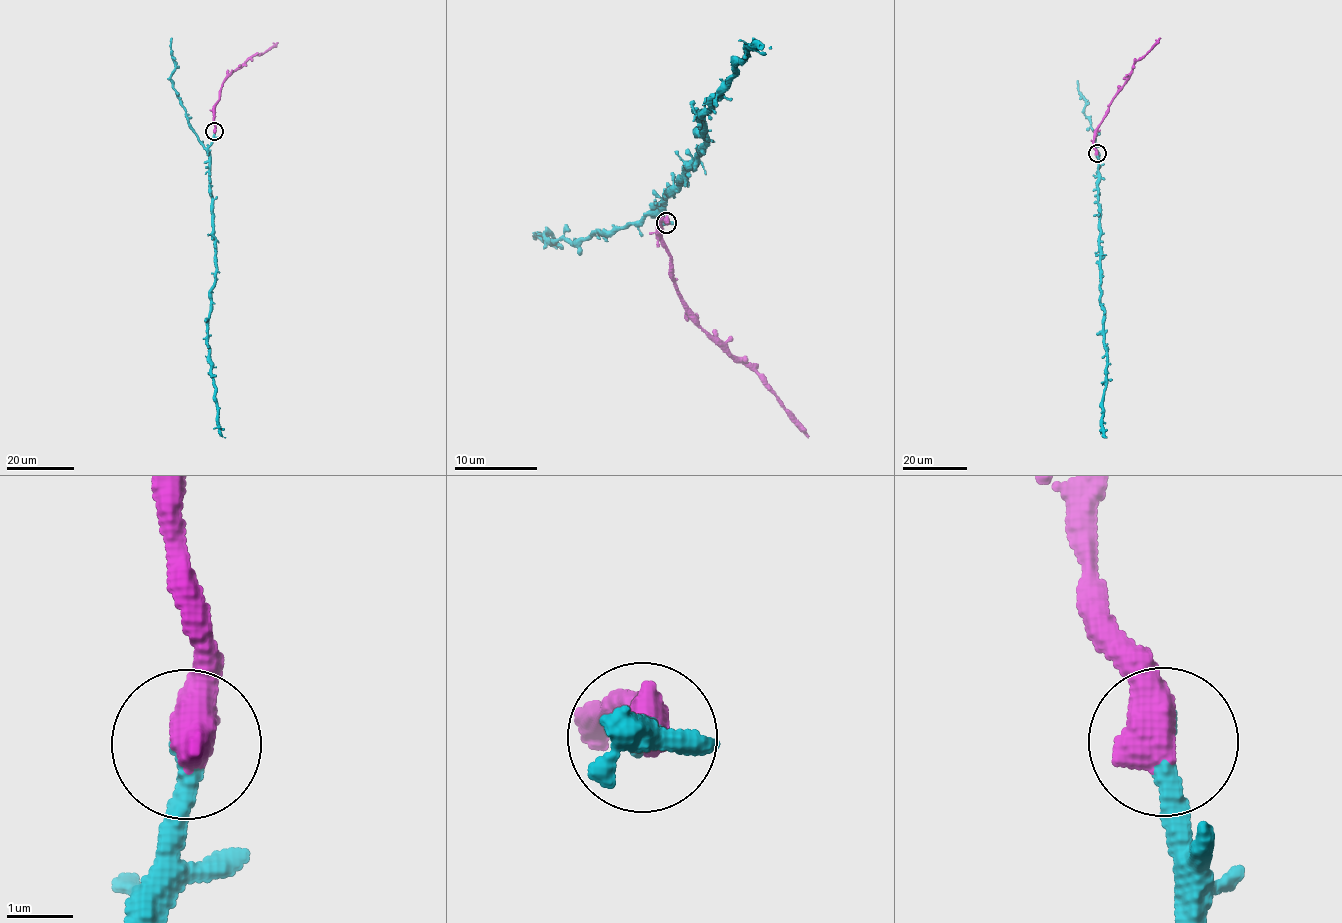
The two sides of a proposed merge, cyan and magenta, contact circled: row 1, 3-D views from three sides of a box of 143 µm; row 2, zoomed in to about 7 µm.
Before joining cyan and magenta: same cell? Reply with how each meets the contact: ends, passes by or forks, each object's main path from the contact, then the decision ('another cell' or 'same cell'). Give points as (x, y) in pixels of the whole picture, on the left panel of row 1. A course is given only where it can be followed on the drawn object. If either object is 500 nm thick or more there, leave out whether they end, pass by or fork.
cyan via (214, 131), (208, 157), (216, 278), (211, 290), (207, 346), (215, 388), (218, 428), (225, 438) | magenta via (214, 131), (213, 105), (219, 99), (223, 80), (250, 58), (278, 43) | same cell

